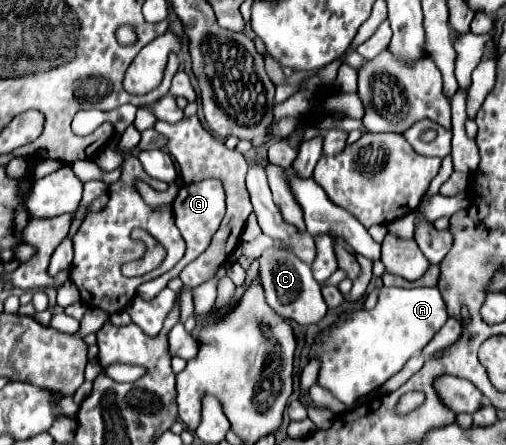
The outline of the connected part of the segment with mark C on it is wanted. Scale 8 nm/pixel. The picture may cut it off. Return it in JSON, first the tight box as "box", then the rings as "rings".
{"box":[259,246,327,326],"rings":[[[277,246],[269,248],[259,258],[259,272],[261,272],[267,304],[279,316],[287,320],[295,320],[301,326],[309,326],[309,324],[317,324],[327,314],[327,304],[321,294],[321,286],[311,276],[311,268],[305,262],[301,262],[293,252],[281,250]]]}

